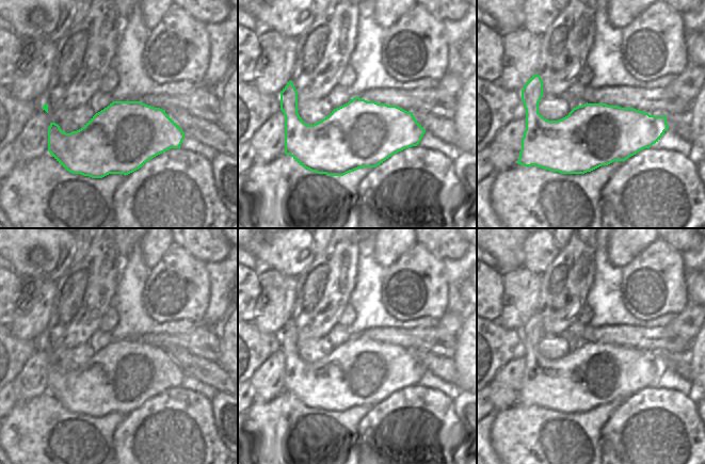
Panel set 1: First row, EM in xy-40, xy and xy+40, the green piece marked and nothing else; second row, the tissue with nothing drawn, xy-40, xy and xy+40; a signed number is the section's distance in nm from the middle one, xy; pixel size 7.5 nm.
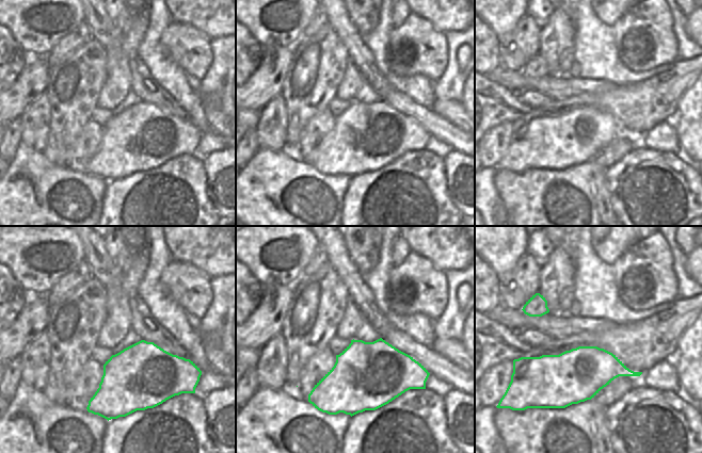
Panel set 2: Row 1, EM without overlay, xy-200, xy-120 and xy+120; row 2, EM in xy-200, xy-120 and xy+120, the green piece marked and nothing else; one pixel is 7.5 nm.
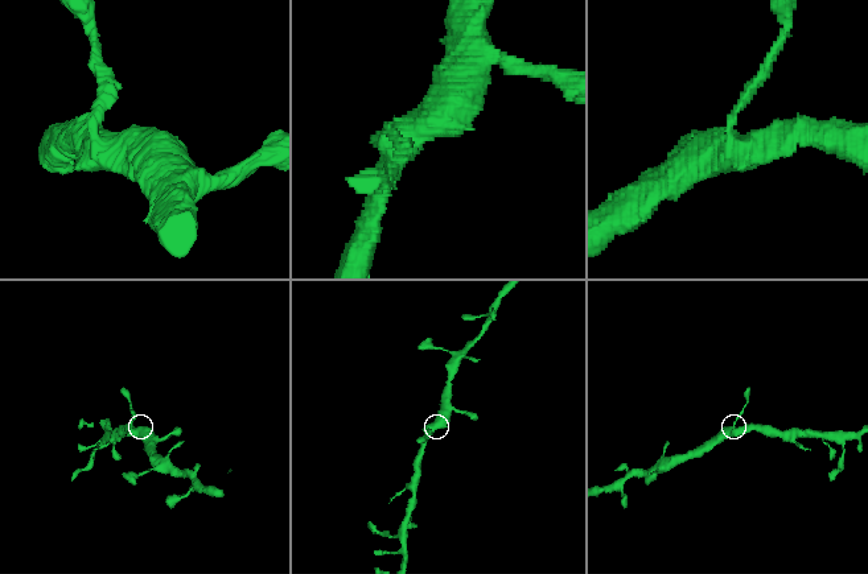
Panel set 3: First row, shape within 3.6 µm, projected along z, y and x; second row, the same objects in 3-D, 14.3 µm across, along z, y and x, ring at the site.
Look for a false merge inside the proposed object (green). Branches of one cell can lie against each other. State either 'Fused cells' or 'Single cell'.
Single cell.

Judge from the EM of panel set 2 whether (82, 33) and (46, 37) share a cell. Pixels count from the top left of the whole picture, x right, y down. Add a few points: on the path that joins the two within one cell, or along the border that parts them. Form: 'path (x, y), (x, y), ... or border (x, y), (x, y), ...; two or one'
border (84, 20), (65, 34), (48, 54); two

